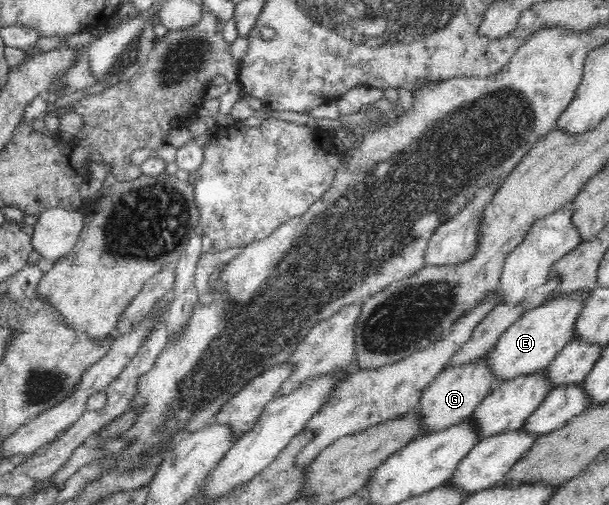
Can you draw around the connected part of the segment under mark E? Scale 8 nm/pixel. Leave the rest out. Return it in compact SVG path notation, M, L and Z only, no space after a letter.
M577 291L564 299L548 301L536 308L528 309L512 326L509 326L497 340L496 346L483 358L488 371L499 382L515 379L518 375L528 375L544 371L555 356L574 338L575 322L582 312L590 291Z

